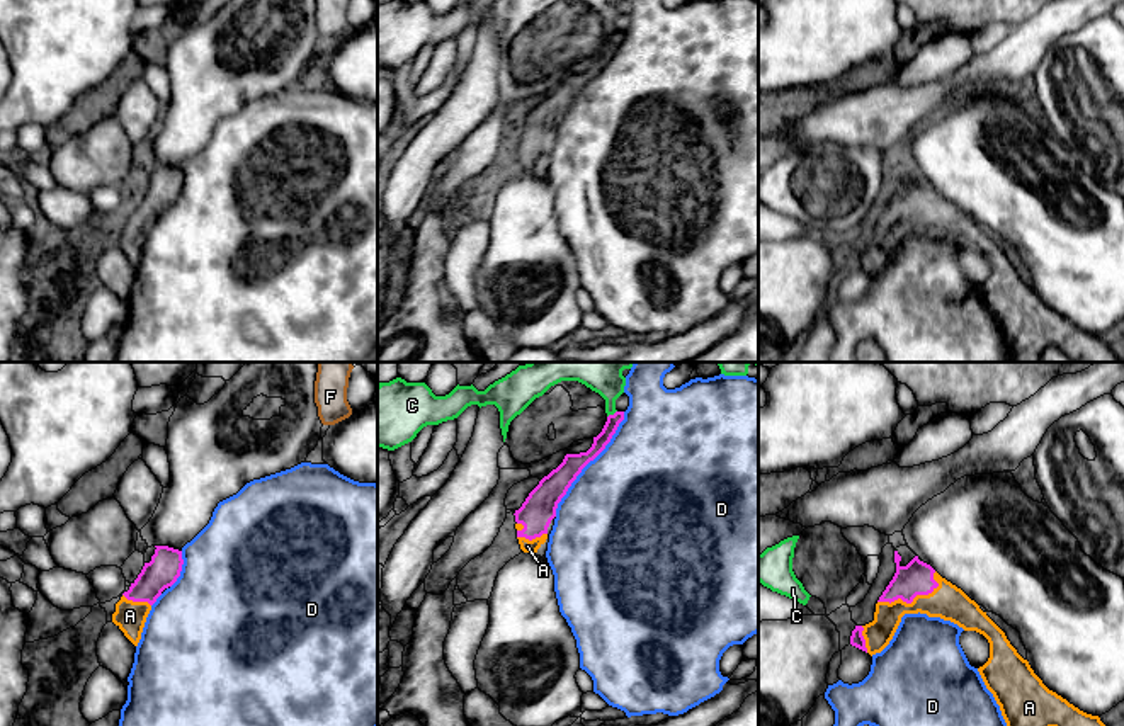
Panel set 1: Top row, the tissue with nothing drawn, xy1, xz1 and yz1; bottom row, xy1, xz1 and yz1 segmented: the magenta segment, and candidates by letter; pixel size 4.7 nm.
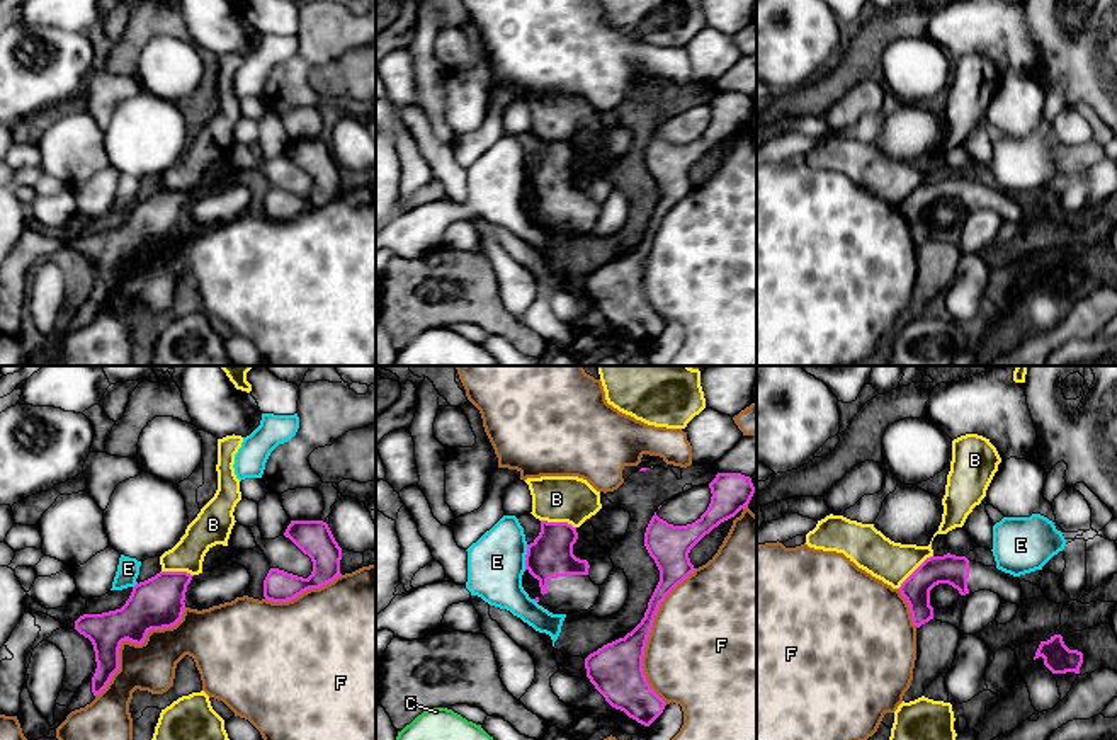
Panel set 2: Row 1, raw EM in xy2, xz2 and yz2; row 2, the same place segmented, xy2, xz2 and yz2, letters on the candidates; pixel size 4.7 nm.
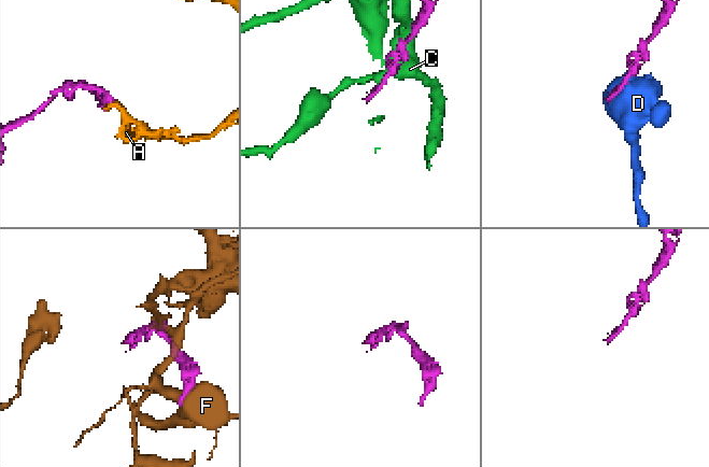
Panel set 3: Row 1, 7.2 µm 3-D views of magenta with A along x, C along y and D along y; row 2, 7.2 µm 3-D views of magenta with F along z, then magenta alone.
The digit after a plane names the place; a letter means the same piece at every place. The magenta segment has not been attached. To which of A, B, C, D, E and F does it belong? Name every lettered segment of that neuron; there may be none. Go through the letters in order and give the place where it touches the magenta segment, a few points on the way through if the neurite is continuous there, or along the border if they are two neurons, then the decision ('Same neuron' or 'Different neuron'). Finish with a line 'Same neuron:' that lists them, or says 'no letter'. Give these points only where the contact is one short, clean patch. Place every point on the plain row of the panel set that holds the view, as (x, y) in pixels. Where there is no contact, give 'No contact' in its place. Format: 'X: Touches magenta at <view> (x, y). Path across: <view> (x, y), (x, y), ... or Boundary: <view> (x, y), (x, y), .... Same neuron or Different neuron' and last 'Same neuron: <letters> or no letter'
A: Touches magenta at yz1 (913, 216). Same neuron
B: Touches magenta at yz2 (915, 189). Boundary: yz2 (932, 174), (898, 206). Different neuron
C: Touches magenta at xz1 (611, 34). Different neuron
D: Touches magenta at xz1 (587, 82). Different neuron
E: Touches magenta at xz2 (526, 176). Different neuron
F: Touches magenta at xz2 (648, 254). Different neuron
Same neuron: A

